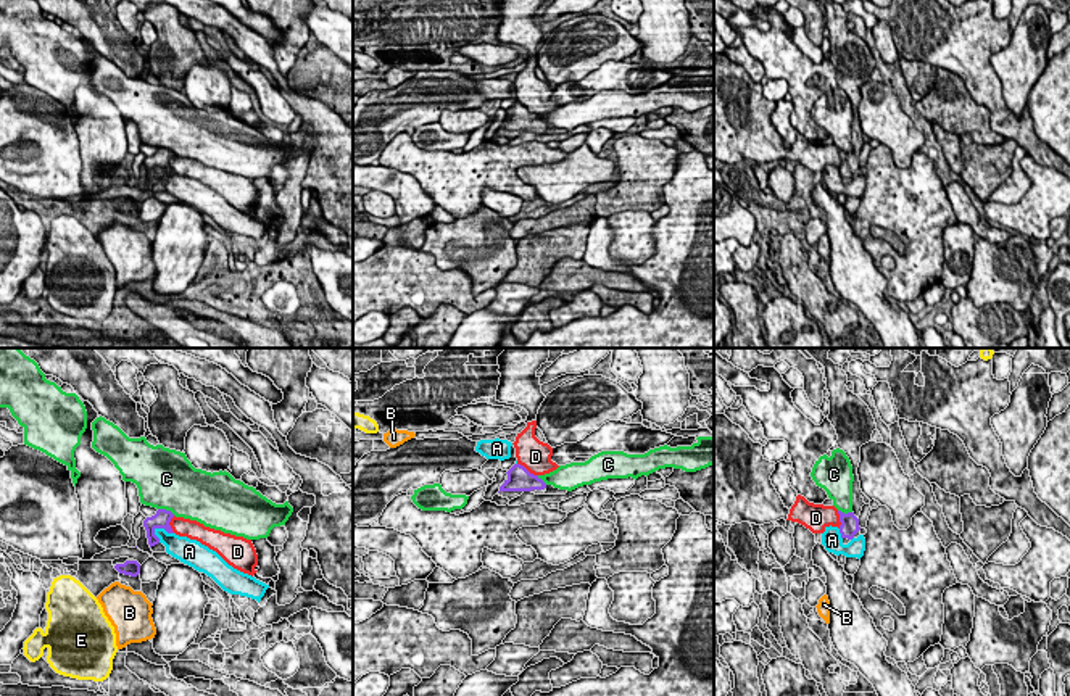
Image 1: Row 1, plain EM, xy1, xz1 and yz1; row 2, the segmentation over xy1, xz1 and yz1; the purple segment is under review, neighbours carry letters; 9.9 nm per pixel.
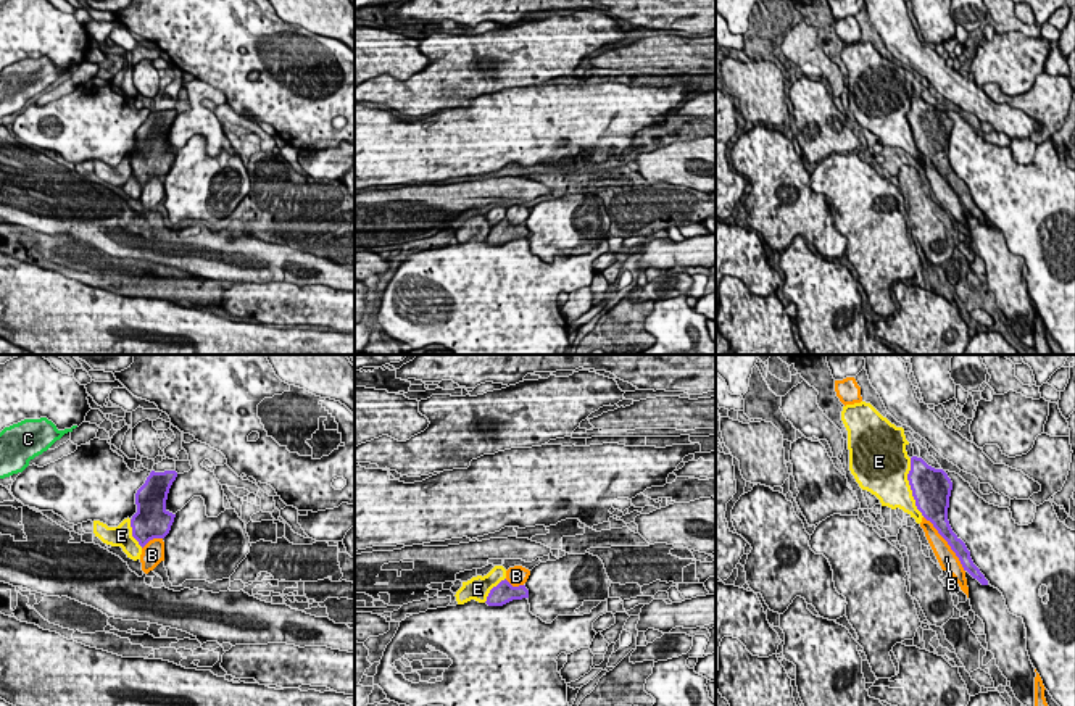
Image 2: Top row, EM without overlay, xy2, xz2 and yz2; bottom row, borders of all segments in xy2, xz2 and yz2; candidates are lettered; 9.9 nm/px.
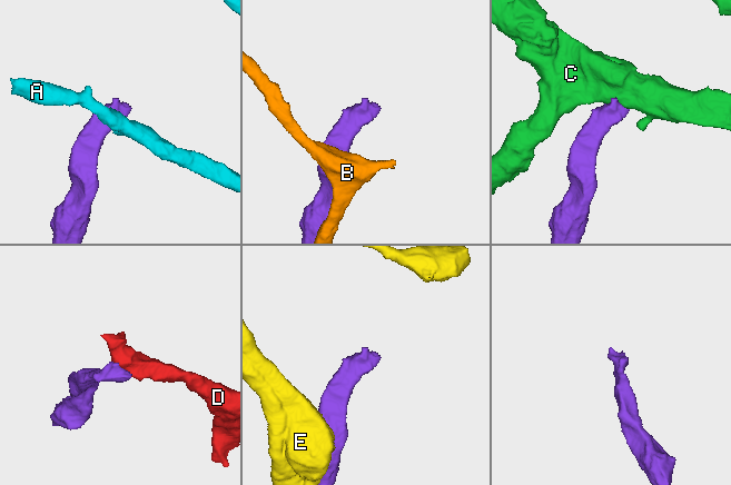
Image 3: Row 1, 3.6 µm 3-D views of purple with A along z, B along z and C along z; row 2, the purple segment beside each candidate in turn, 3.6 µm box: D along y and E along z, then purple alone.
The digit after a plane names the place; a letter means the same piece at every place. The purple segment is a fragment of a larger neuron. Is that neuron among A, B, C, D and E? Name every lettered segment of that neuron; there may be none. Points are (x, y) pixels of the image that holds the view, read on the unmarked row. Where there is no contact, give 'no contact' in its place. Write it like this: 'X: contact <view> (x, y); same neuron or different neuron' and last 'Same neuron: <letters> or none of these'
A: contact xy1 (163, 166); different neuron
B: contact yz2 (948, 182); different neuron
C: contact xy1 (165, 149); different neuron
D: contact xz1 (526, 108); different neuron
E: contact yz2 (911, 126); different neuron
Same neuron: none of these

